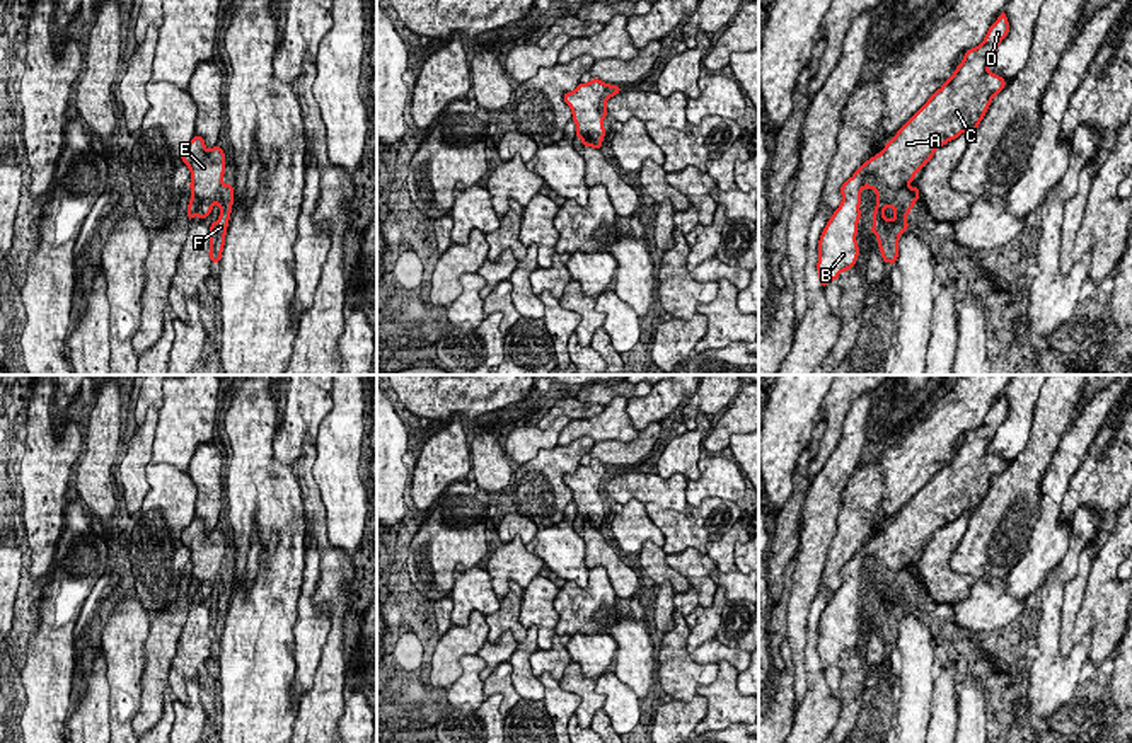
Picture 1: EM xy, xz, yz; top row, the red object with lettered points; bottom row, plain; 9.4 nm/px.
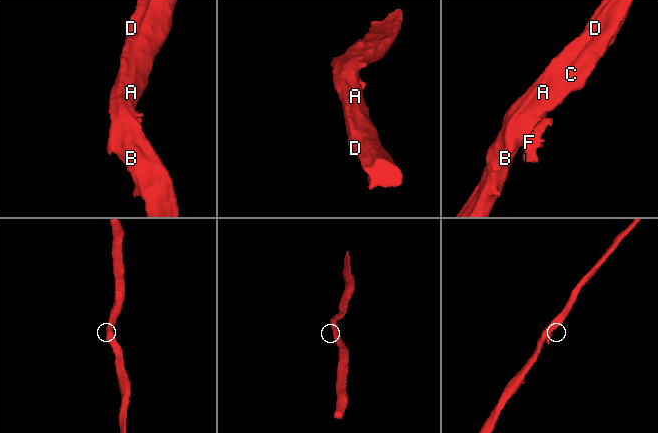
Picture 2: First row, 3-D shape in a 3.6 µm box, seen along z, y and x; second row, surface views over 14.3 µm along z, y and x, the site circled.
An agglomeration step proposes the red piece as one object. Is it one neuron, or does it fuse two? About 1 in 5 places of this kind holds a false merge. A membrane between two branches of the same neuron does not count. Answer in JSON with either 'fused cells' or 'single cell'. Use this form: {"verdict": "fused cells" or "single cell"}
{"verdict": "single cell"}

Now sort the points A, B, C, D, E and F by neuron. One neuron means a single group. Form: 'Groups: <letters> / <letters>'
Groups: A B C D E F

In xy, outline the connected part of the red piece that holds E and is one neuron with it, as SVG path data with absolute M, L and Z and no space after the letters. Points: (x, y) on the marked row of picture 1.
M194 135L182 148L181 158L191 170L188 218L199 216L205 220L215 203L220 206L220 220L211 222L210 227L208 252L211 262L220 262L234 203L234 186L222 182L225 174L225 153L218 145L206 150L203 136Z

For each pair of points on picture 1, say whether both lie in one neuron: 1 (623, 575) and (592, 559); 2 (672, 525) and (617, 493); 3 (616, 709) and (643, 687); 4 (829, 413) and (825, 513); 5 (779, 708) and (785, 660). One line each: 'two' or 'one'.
1: one
2: two
3: two
4: two
5: one

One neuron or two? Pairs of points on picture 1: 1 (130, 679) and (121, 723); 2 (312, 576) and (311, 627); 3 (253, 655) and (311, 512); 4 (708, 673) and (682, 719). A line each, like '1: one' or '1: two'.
1: one
2: one
3: two
4: two

